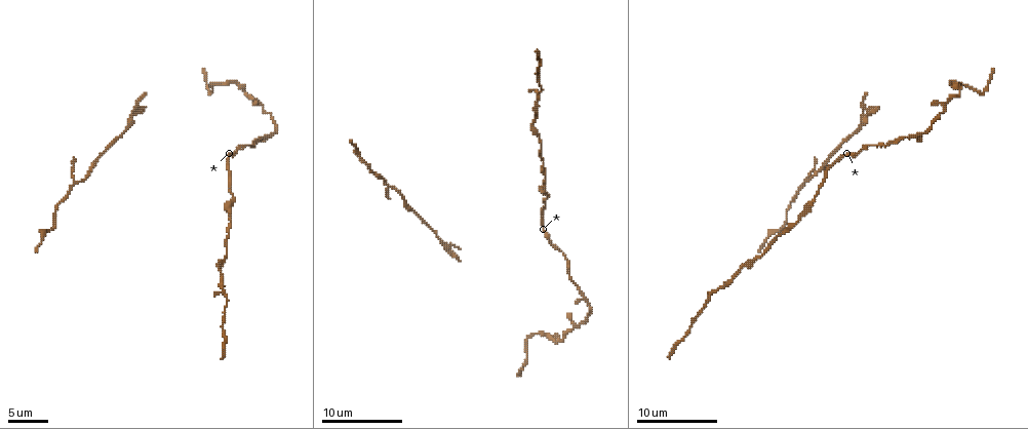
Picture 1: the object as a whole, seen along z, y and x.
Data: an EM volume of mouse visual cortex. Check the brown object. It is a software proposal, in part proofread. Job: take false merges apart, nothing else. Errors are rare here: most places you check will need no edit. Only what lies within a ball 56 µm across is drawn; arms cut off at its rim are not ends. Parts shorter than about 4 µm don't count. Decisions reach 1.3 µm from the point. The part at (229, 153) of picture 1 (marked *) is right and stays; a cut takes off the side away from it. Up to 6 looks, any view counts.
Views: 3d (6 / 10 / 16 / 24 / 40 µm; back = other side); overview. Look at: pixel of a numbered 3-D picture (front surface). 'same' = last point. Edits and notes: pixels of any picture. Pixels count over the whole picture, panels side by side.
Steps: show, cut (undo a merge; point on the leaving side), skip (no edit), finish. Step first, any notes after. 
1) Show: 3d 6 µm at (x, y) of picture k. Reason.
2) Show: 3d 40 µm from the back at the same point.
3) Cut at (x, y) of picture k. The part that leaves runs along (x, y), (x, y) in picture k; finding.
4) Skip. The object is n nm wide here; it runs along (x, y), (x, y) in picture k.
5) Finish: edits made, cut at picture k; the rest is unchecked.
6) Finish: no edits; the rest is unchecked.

Show: 3d 10 µm at (860, 124) of picture 1. Sudden change in width.

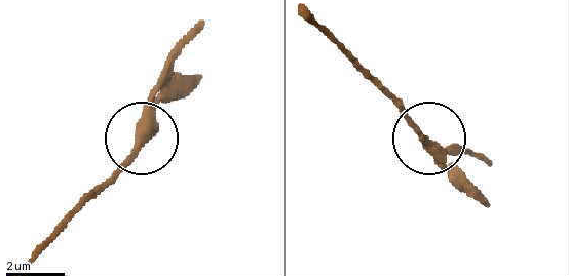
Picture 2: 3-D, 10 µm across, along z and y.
Skip. One neuron here.

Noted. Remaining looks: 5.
Show: 3d 10 µm at (718, 289) of picture 1. Three-way junction.

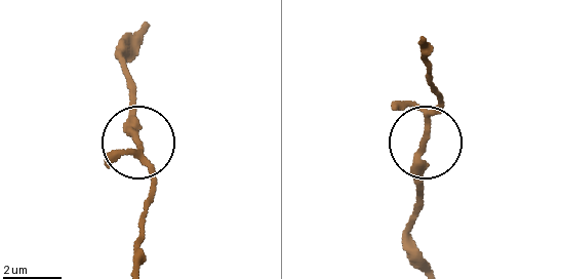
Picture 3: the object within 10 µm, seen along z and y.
Show: 3d 10 µm from the back at (425, 135) of picture 3. Other side.

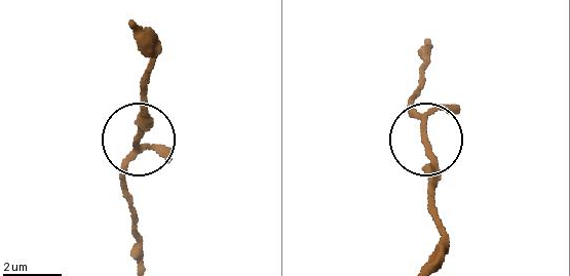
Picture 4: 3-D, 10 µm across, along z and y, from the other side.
Skip. 3 arms meet here; one neuron here.

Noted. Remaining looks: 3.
Show: 3d 10 µm at (958, 94) of picture 1. Thin neck.

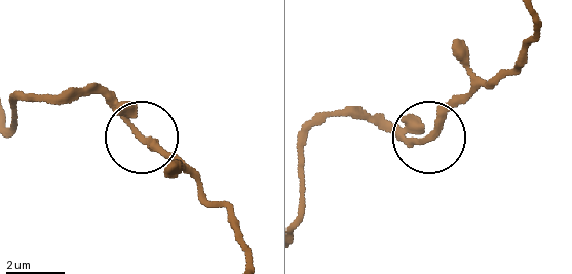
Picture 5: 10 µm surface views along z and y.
Skip. It runs along (244, 263), (230, 211), (92, 88) in picture 5; continuous, no second neuron.

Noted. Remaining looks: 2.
Finish: no edits; the rest is unchecked.

